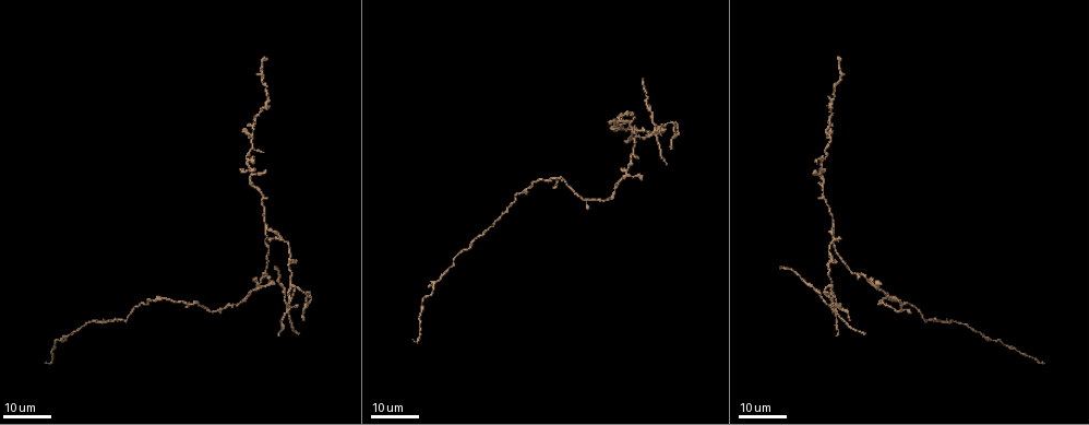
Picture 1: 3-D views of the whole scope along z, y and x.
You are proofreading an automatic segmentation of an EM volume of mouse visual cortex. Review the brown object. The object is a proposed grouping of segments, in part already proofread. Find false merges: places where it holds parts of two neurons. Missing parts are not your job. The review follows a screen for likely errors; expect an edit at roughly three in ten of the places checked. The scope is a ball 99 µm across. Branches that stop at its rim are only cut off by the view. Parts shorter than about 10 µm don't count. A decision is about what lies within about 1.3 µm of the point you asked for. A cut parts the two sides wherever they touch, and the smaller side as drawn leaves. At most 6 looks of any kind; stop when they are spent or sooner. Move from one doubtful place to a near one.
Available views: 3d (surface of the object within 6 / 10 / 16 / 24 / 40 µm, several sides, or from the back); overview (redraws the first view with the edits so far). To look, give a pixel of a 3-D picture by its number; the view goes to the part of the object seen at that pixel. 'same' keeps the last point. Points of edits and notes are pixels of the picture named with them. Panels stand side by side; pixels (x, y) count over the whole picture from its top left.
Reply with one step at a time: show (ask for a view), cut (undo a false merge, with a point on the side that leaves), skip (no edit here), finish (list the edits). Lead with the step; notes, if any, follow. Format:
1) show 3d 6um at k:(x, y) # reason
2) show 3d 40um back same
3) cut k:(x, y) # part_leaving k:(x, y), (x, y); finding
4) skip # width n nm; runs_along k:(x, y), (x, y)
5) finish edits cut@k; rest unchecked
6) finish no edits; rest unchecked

show 3d 24um at 1:(248, 168) # narrows sharply

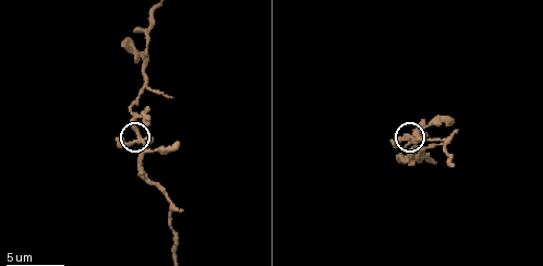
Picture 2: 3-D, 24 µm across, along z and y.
show 3d 6um at 2:(136, 134)

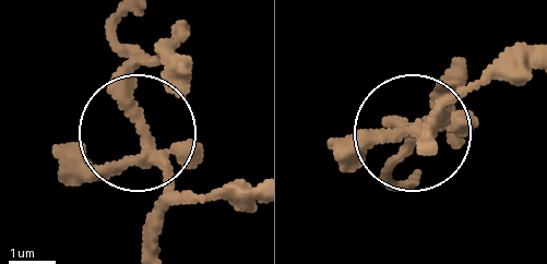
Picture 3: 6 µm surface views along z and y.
show 3d 6um back at 3:(139, 125)

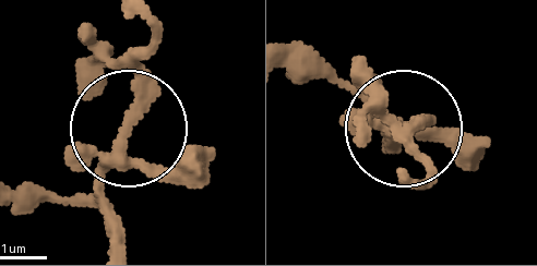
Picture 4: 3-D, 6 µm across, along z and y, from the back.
skip # arms 3; one neuron here

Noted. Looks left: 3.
show 3d 16um at 1:(270, 230) # three arms meet

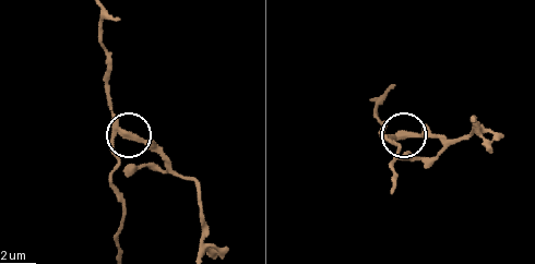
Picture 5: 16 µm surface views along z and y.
show 3d 10um at 5:(126, 131)

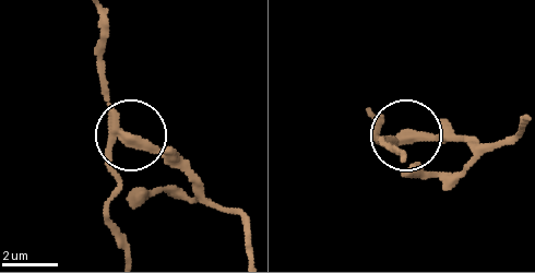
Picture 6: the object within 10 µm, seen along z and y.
cut 6:(157, 146) # width 300 nm; part_leaving 6:(122, 133), (155, 147), (205, 197), (233, 213), (249, 253); two neurons meet here

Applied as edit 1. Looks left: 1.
finish edits cut@6; rest unchecked

